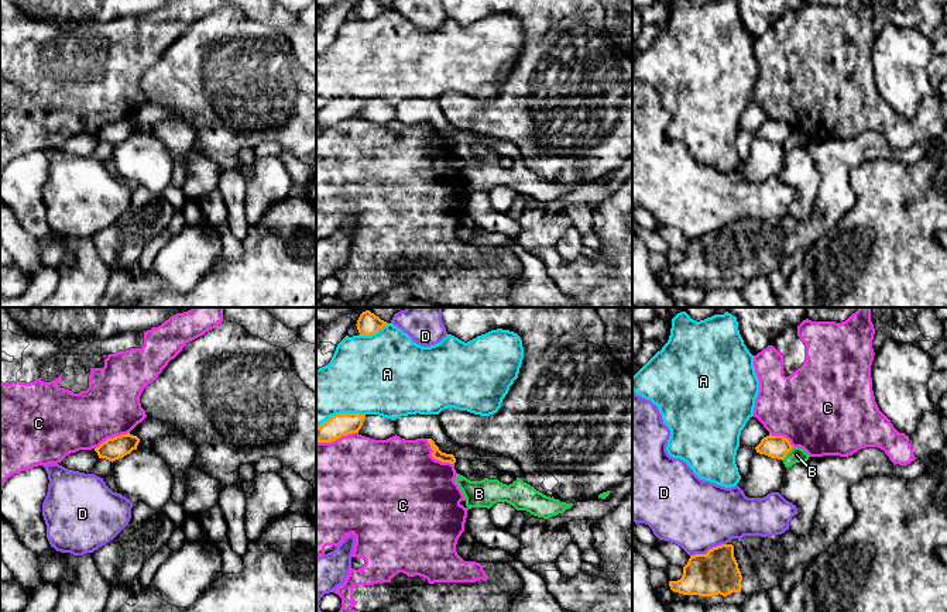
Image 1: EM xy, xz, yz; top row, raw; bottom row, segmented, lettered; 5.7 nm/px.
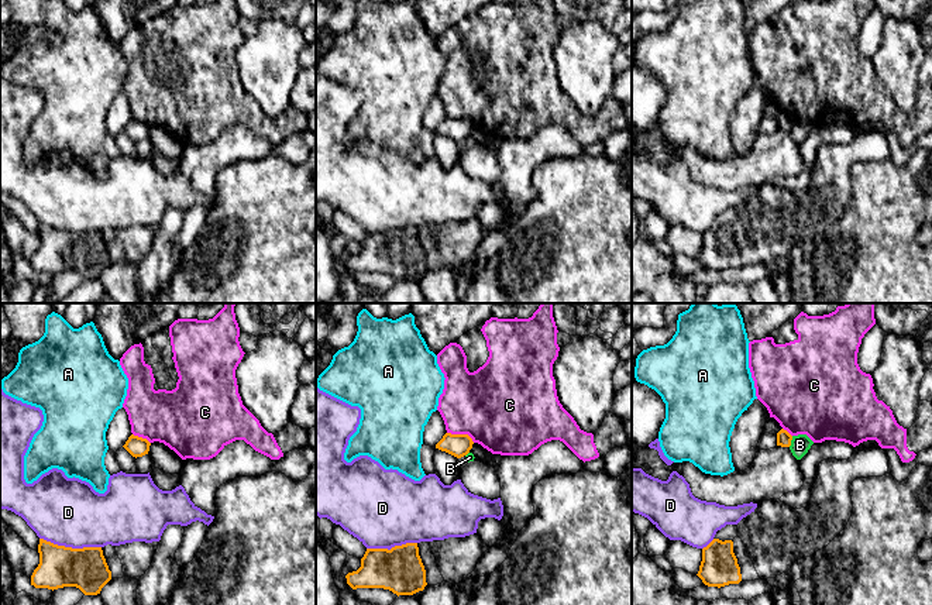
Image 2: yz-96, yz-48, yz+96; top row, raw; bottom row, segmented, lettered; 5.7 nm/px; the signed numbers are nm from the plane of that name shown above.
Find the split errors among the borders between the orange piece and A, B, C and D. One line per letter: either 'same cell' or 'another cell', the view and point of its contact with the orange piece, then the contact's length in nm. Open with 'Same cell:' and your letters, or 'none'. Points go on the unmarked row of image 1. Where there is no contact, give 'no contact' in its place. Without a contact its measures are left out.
Same cell: none
A: another cell | xz (340, 98) | 300 nm
B: another cell | yz (788, 136) | 110 nm
C: another cell | xz (435, 143) | 220 nm
D: another cell | yz (709, 234) | 220 nm

